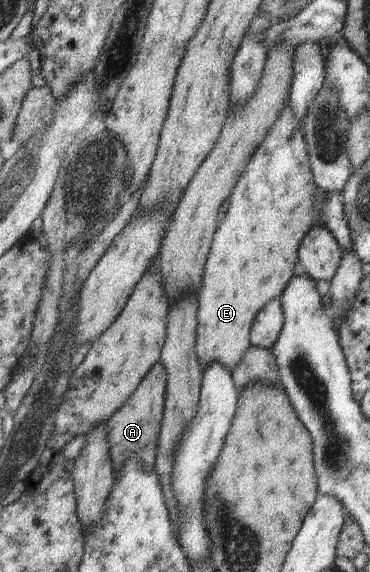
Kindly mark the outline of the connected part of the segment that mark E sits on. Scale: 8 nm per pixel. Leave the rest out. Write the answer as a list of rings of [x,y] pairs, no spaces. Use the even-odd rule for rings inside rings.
[[[285,100],[275,122],[269,126],[263,140],[253,150],[249,162],[239,174],[227,198],[227,212],[218,222],[206,256],[201,286],[196,294],[197,326],[194,350],[201,373],[211,362],[219,362],[231,372],[233,366],[243,358],[250,345],[250,328],[255,315],[266,302],[278,298],[287,281],[295,274],[299,242],[314,222],[315,189],[302,132],[297,126],[297,118],[293,116],[288,100]]]

